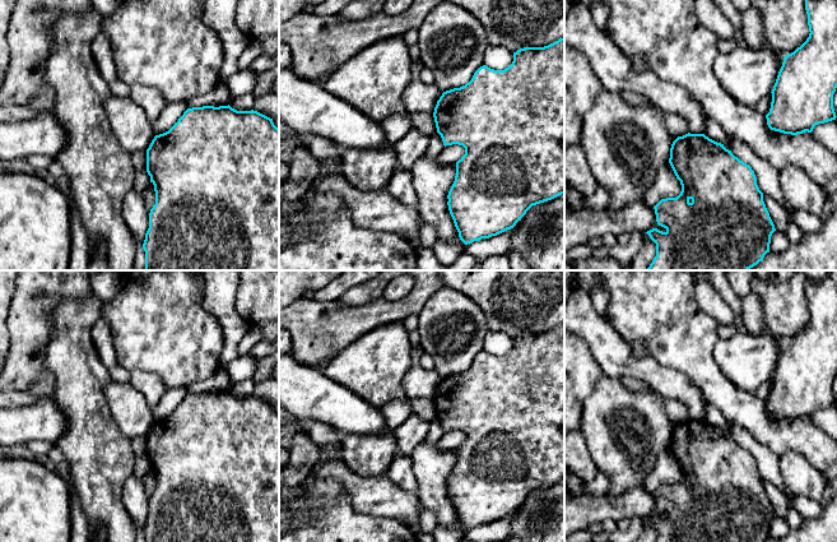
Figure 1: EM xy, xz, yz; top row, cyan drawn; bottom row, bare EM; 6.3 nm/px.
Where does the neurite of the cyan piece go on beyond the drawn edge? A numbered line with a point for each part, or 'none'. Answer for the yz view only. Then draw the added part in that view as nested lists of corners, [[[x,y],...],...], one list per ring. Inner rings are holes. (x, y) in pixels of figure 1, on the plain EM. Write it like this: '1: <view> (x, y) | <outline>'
none

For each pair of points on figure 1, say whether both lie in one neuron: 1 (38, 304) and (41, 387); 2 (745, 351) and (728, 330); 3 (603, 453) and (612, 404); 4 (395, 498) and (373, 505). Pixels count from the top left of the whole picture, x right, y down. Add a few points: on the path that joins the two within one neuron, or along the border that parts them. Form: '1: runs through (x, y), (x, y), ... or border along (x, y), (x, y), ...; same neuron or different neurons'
1: runs through (29, 324), (27, 366); same neuron
2: border along (736, 330), (731, 336), (720, 339); different neurons
3: runs through (603, 441), (603, 416); same neuron
4: runs through (390, 499), (379, 500); same neuron

